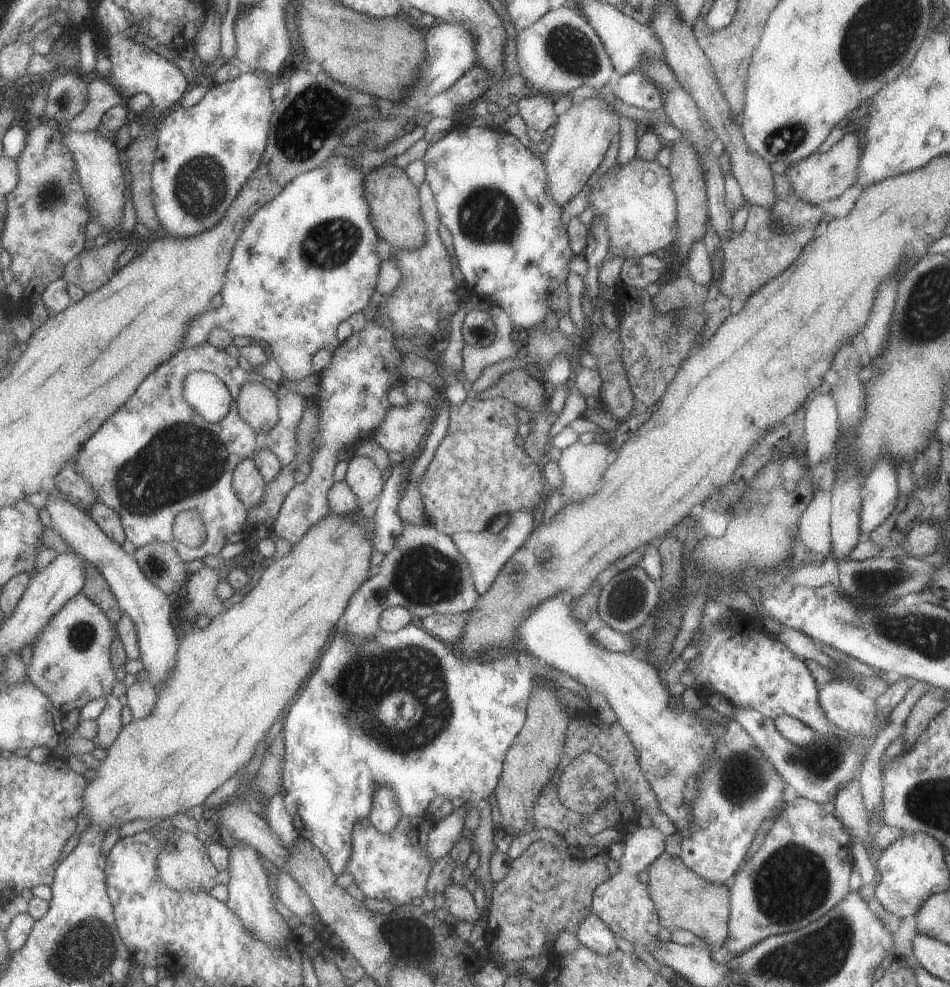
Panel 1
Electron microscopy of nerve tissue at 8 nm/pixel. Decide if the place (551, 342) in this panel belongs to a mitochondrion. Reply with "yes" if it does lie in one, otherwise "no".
no

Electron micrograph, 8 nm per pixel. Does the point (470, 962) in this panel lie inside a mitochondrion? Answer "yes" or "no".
no

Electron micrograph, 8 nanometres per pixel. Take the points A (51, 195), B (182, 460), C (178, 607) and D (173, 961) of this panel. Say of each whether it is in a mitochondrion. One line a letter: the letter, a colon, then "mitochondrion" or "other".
A: mitochondrion
B: mitochondrion
C: other
D: other

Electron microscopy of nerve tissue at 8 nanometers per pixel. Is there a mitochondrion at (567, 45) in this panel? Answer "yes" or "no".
yes

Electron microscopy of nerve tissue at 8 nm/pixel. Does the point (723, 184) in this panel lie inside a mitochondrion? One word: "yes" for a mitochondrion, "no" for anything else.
no

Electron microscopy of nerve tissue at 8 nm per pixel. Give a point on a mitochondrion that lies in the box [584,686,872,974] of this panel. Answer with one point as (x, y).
(792, 882)

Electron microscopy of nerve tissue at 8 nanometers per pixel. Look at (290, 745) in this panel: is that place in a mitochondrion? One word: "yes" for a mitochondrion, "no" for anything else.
no

